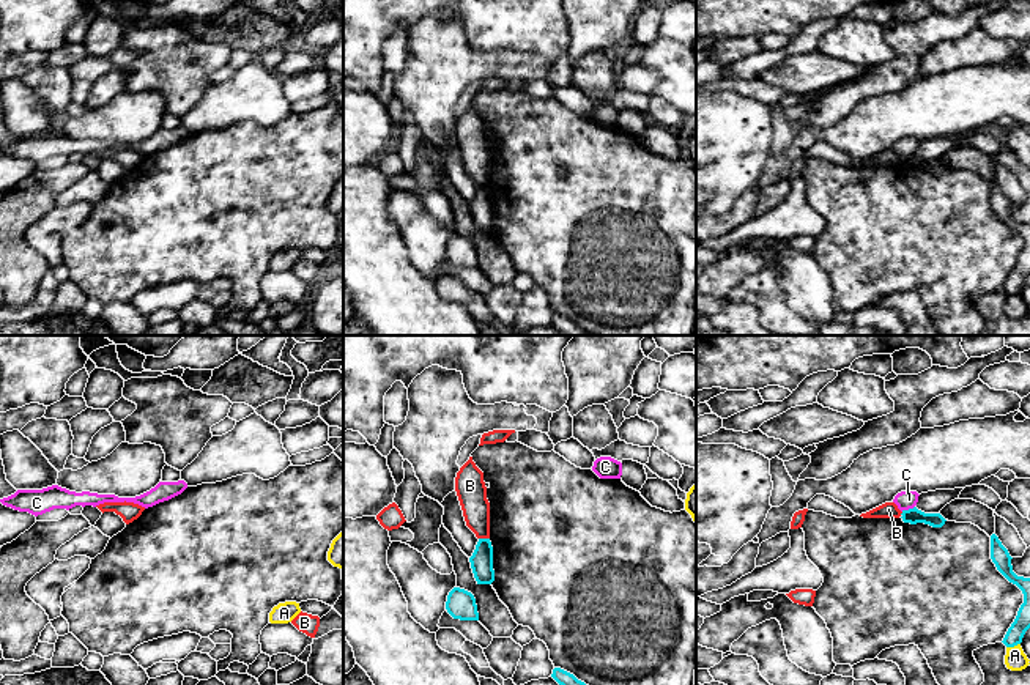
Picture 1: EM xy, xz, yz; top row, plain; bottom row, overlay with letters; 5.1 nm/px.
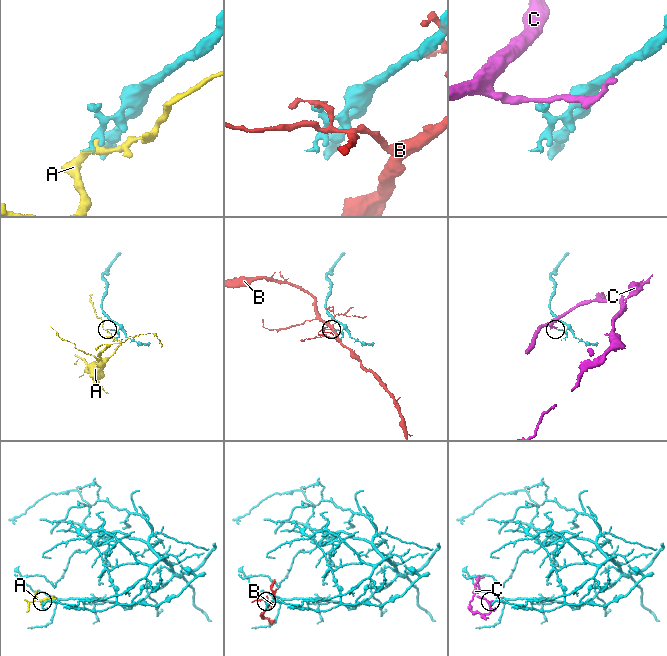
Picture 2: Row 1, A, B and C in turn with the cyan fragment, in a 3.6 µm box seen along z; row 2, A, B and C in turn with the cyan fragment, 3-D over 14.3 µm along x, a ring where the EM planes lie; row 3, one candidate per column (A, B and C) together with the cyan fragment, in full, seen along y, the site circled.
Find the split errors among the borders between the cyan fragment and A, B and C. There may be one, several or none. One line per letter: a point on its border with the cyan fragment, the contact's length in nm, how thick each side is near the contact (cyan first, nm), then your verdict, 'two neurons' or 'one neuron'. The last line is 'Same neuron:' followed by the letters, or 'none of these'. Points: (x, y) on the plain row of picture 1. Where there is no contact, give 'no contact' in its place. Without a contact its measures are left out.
A: meets cyan in yz at (1013, 293); contact 80 nm long; 90 nm thick on the cyan side, 110 nm on the other; two neurons
B: meets cyan in xz at (484, 186); contact 60 nm long; 110 nm thick on the cyan side, 150 nm on the other; two neurons
C: meets cyan in yz at (909, 156); contact 80 nm long; 80 nm thick on the cyan side, 100 nm on the other; two neurons
Same neuron: none of these

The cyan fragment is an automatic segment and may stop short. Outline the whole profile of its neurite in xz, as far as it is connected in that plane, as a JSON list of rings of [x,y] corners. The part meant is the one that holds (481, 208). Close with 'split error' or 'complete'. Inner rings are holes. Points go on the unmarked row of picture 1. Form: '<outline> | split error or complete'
[[[479,186],[469,209],[477,231],[491,231],[495,228],[493,194],[490,186]]] | complete

